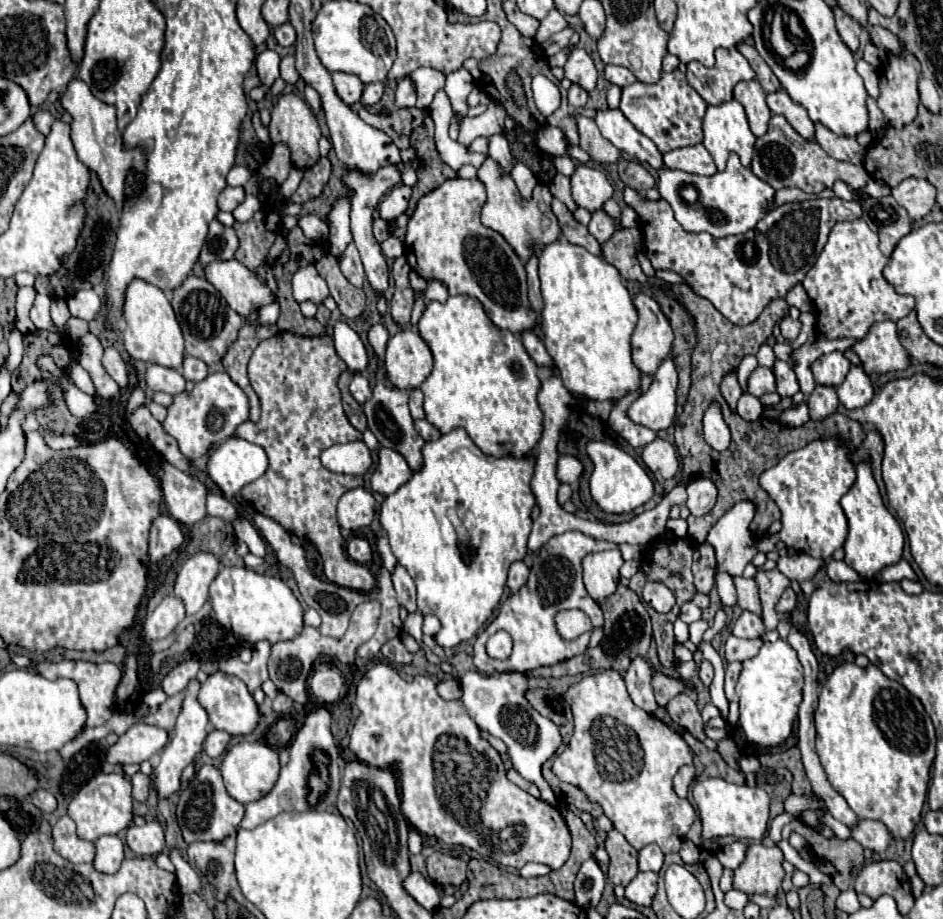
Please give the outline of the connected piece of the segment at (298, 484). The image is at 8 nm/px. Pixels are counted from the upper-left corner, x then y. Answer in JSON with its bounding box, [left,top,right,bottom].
[232,332,376,592]

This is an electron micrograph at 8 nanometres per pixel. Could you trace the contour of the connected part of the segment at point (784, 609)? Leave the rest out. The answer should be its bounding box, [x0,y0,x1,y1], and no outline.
[776,588,796,614]

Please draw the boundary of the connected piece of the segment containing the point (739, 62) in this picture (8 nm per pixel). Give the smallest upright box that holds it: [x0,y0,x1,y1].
[686,48,754,104]

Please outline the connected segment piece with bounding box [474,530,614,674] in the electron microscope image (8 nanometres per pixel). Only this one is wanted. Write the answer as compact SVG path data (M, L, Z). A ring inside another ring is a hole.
M578 530L564 532L560 536L552 536L536 554L534 558L534 570L530 570L528 582L512 596L506 598L502 604L498 616L492 620L492 624L484 630L484 634L478 634L474 642L474 666L484 672L484 674L500 674L500 672L528 672L540 666L556 666L558 662L564 662L568 658L574 658L582 654L588 648L590 632L584 632L576 640L564 640L558 630L556 630L556 614L560 610L572 610L578 608L584 614L590 616L594 626L602 626L602 610L594 598L588 596L584 582L582 582L582 558L588 552L594 550L604 550L604 548L614 548L612 542L606 540L596 540L590 538ZM496 630L506 630L510 632L514 640L514 652L506 662L494 662L488 658L484 652L486 640L496 632Z

